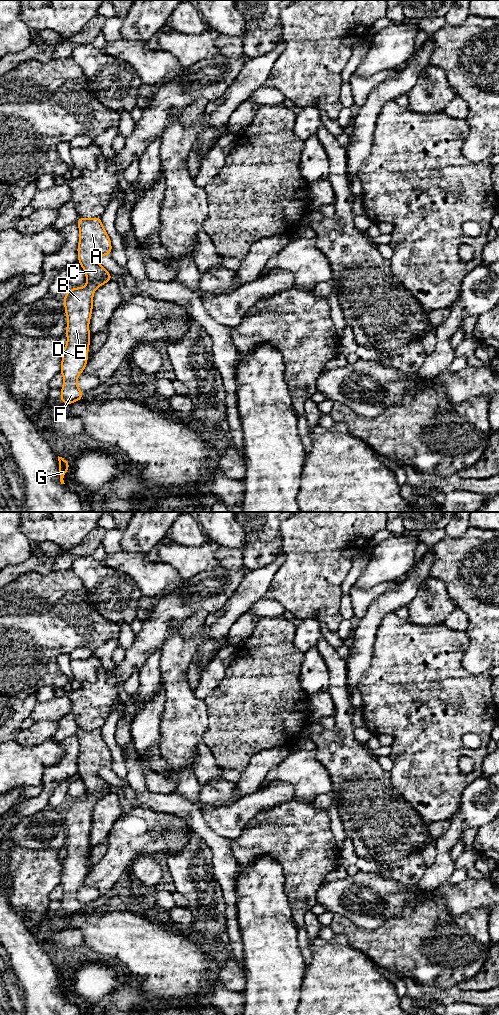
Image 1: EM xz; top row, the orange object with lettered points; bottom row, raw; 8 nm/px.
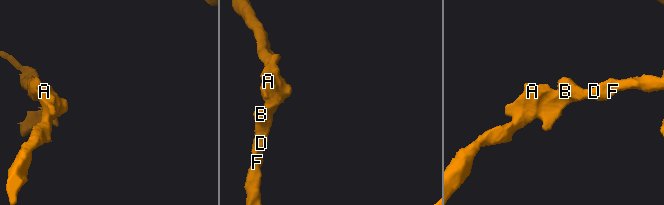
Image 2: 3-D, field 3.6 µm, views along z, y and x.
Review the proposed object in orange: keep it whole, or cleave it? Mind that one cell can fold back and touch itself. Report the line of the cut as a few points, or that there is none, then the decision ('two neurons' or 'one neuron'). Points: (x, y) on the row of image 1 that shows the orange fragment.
no cut; one neuron

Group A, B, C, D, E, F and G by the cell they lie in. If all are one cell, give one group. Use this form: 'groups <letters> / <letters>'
groups A B C D E F G

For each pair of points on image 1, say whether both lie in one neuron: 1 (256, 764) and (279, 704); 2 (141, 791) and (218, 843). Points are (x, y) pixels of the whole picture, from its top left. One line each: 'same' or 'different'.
1: different
2: same

